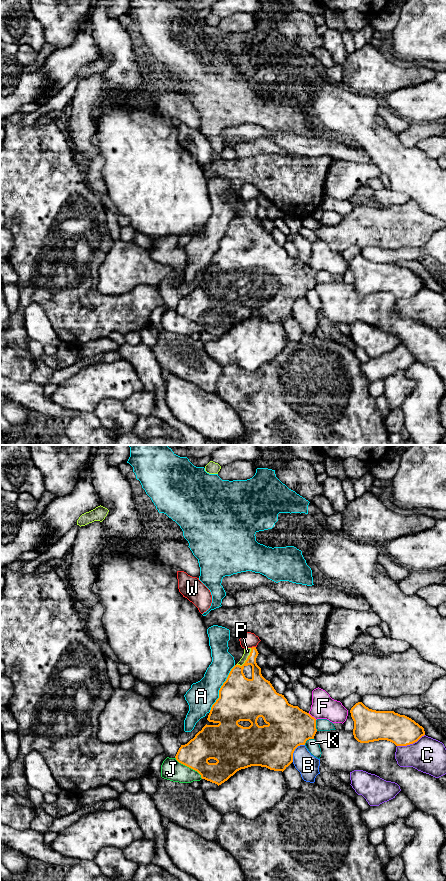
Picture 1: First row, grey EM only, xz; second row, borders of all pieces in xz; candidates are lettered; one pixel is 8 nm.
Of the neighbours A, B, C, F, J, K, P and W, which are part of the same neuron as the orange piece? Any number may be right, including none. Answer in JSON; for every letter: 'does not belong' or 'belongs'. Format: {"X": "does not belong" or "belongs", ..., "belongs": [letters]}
{"A": "does not belong", "B": "does not belong", "C": "does not belong", "F": "does not belong", "J": "does not belong", "K": "does not belong", "P": "belongs", "W": "does not belong", "belongs": ["P"]}

